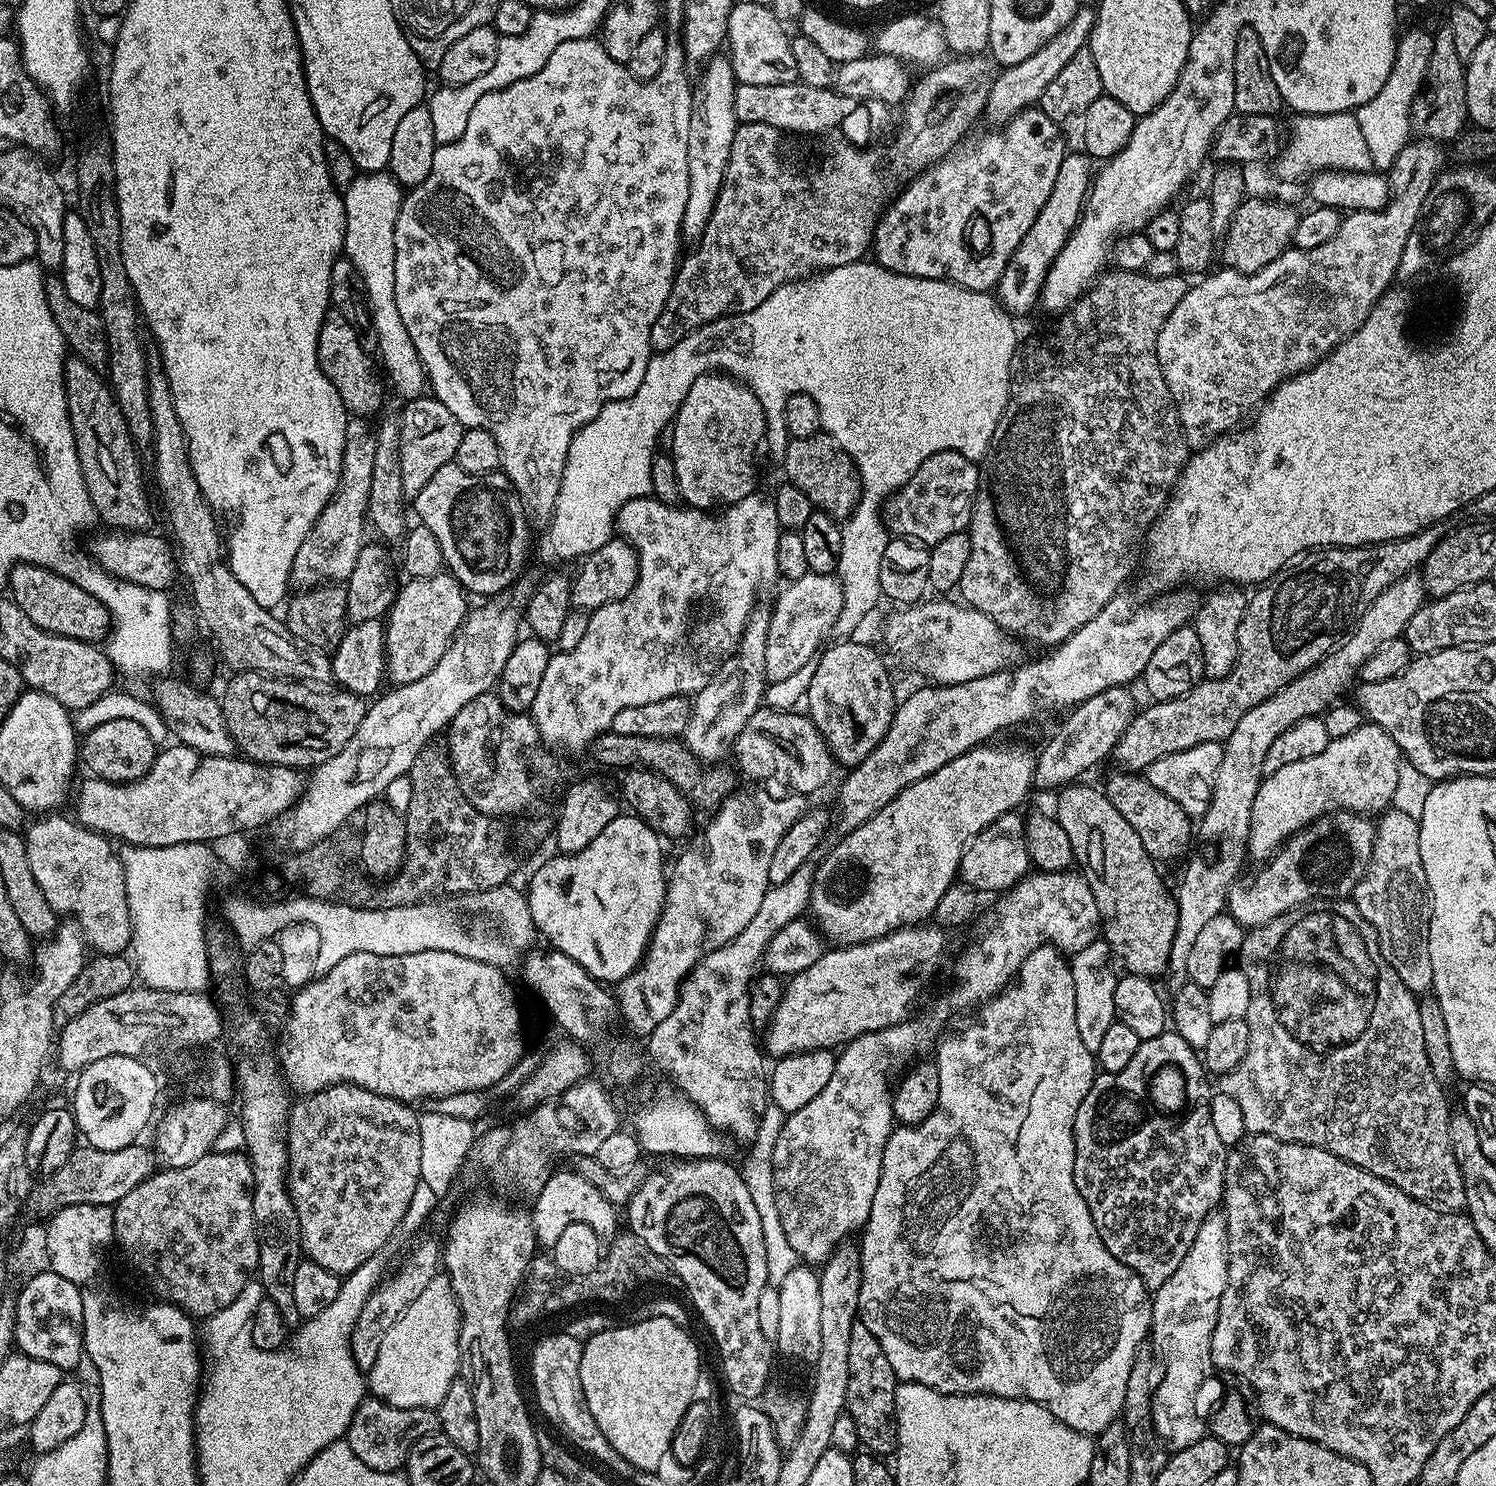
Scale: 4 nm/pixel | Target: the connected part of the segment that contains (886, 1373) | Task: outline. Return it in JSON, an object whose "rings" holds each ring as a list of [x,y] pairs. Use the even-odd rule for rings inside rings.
{"rings":[[[857,1322],[854,1330],[850,1330],[850,1382],[846,1382],[846,1415],[854,1418],[854,1426],[858,1426],[858,1438],[867,1451],[888,1458],[896,1450],[896,1385],[898,1381],[882,1346],[878,1346],[878,1338],[866,1330],[866,1326]]]}

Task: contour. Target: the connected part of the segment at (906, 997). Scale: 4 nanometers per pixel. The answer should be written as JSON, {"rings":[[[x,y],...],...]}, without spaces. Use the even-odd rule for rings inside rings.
{"rings":[[[909,926],[877,940],[833,947],[814,966],[791,977],[762,1036],[767,1055],[783,1058],[796,1052],[836,1050],[862,1034],[909,1019],[944,960],[945,929],[924,927],[928,926]]]}

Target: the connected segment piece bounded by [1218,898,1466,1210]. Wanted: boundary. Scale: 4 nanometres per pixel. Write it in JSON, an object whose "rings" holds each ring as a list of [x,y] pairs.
{"rings":[[[1348,898],[1311,900],[1301,908],[1295,908],[1266,922],[1261,928],[1251,929],[1240,947],[1238,964],[1244,969],[1250,982],[1250,1010],[1246,1017],[1250,1026],[1250,1050],[1246,1050],[1246,1058],[1242,1058],[1242,1062],[1238,1062],[1234,1070],[1219,1077],[1218,1088],[1238,1102],[1247,1131],[1257,1136],[1273,1136],[1295,1144],[1318,1146],[1390,1182],[1395,1188],[1401,1188],[1415,1200],[1423,1200],[1426,1204],[1439,1206],[1444,1210],[1463,1209],[1466,1190],[1450,1146],[1450,1107],[1448,1108],[1448,1100],[1444,1097],[1445,1085],[1434,1078],[1430,1070],[1430,1058],[1426,1058],[1426,1042],[1422,1042],[1422,1022],[1418,1019],[1420,1001],[1417,993],[1410,991],[1402,978],[1394,974],[1386,958],[1382,958],[1378,934],[1374,926],[1370,926],[1370,922],[1362,918],[1356,903]]]}

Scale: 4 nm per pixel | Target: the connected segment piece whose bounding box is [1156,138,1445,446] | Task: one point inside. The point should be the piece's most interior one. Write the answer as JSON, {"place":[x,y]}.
{"place":[1233,339]}

